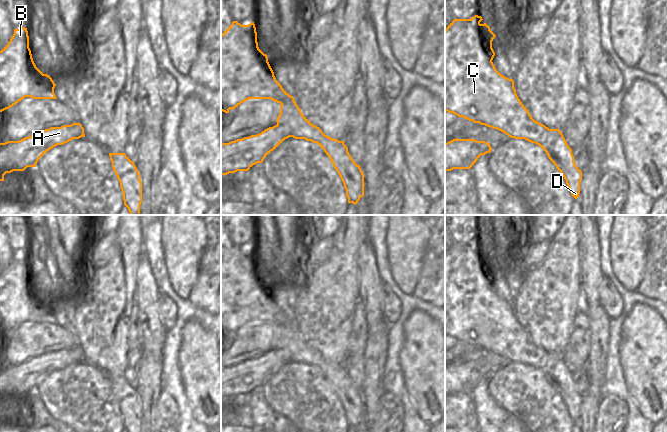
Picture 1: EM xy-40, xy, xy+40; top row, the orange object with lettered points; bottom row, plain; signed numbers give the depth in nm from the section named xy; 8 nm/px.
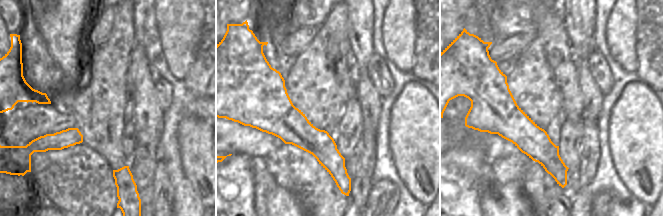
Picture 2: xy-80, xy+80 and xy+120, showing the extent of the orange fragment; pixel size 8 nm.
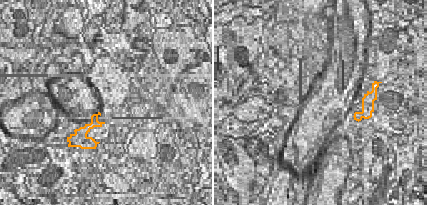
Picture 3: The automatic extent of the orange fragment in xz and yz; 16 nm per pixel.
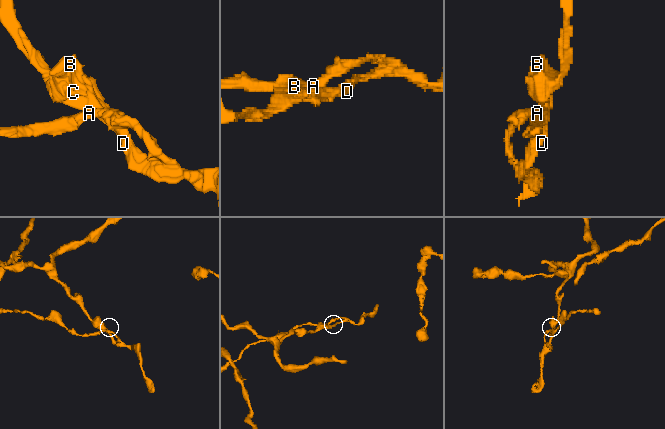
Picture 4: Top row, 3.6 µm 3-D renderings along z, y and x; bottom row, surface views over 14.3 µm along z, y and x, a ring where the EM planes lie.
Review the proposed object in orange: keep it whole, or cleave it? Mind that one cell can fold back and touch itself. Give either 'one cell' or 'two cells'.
two cells

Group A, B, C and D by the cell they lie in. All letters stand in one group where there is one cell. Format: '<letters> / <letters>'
A / B C D

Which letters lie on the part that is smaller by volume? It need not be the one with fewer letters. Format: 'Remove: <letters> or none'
Remove: A

